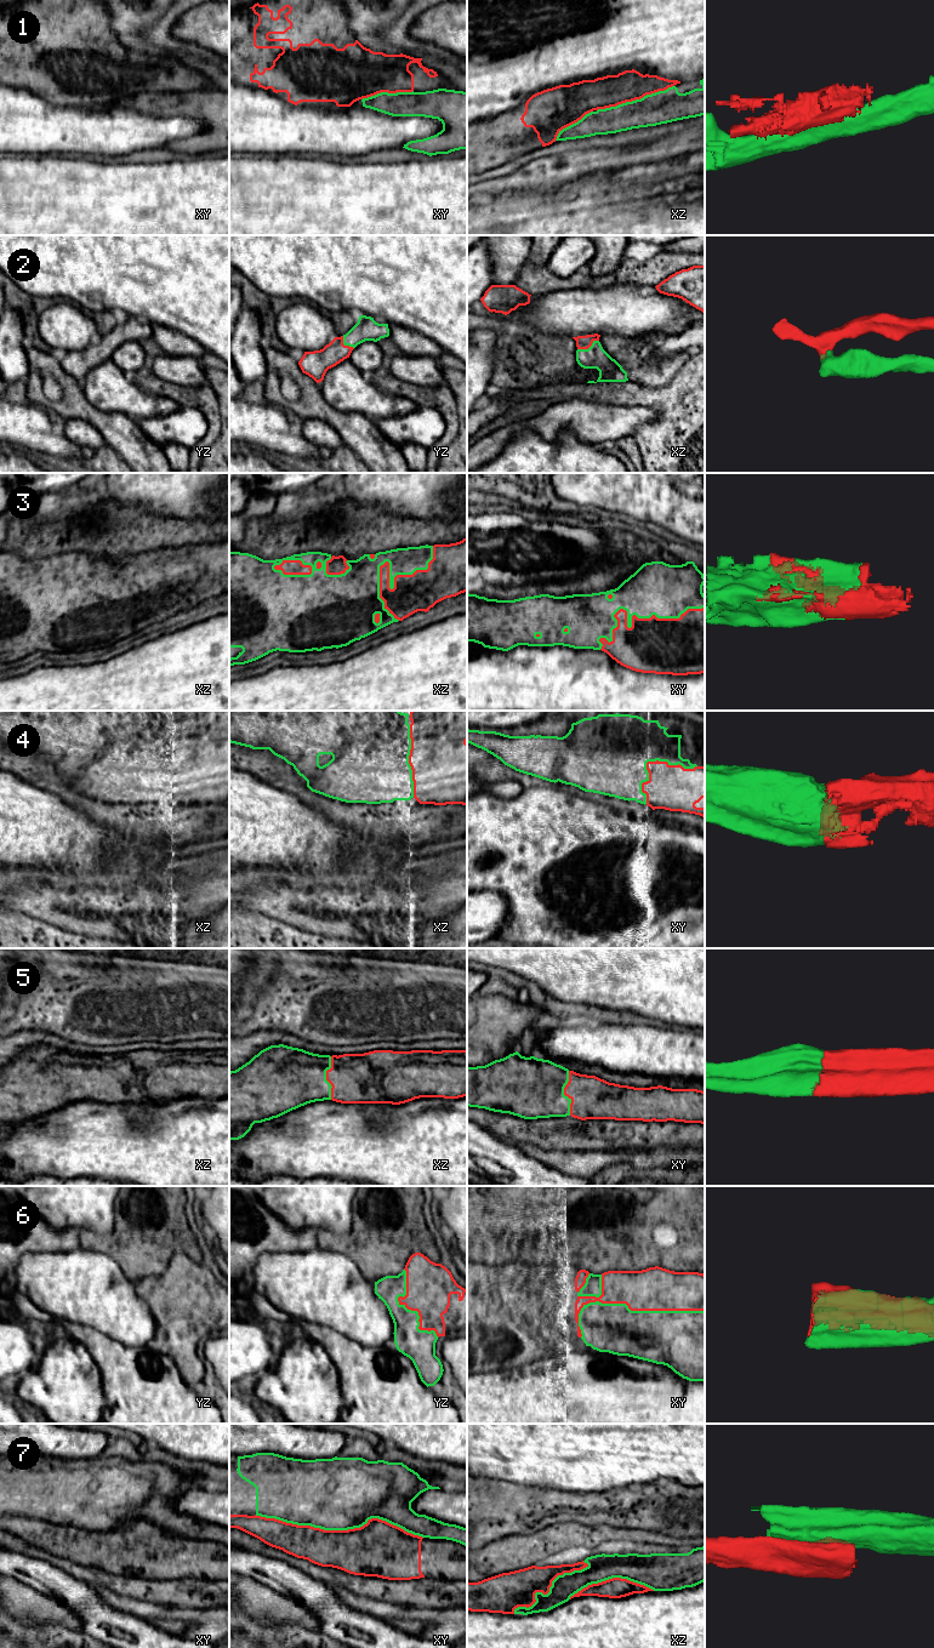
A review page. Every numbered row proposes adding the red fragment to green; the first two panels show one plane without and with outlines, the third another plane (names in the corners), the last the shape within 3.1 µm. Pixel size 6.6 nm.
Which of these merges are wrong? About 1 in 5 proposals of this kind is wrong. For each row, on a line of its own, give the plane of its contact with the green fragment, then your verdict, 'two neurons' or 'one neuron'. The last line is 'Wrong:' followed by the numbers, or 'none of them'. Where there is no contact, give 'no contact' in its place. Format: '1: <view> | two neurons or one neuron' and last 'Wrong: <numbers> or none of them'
1: xz | two neurons
2: xz | one neuron
3: xy | one neuron
4: xy | one neuron
5: xy | one neuron
6: xy | one neuron
7: xy | two neurons
Wrong: 1, 7

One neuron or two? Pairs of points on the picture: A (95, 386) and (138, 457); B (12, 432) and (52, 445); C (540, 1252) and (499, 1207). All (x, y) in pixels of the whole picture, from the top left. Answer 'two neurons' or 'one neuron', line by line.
A: two neurons
B: one neuron
C: one neuron

